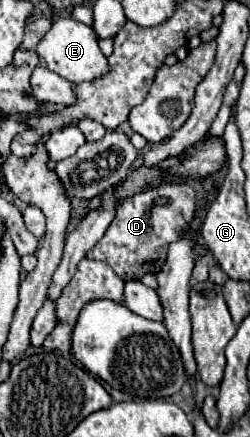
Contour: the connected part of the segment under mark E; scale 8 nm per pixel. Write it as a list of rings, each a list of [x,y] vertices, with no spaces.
[[[59,17],[53,21],[51,29],[43,35],[43,39],[37,45],[37,53],[41,61],[47,65],[49,71],[73,81],[73,83],[83,83],[83,81],[93,81],[109,71],[107,59],[101,53],[95,33],[89,25],[83,25],[71,17]]]

